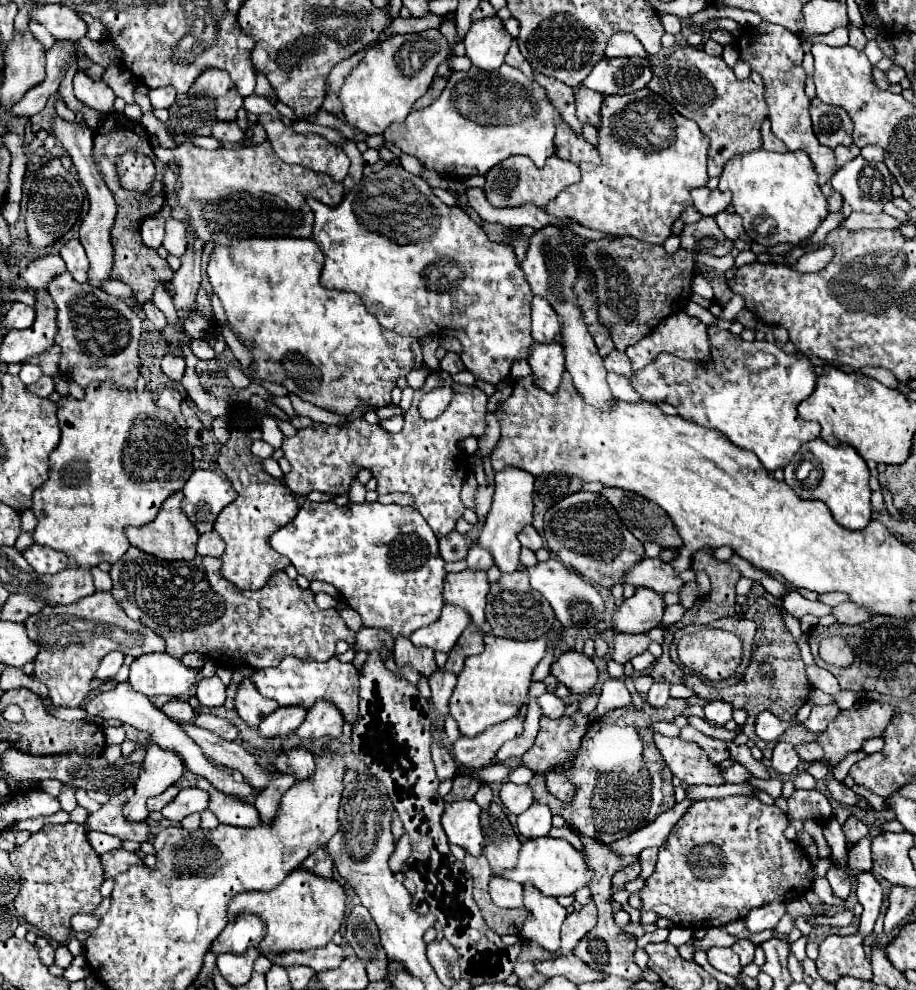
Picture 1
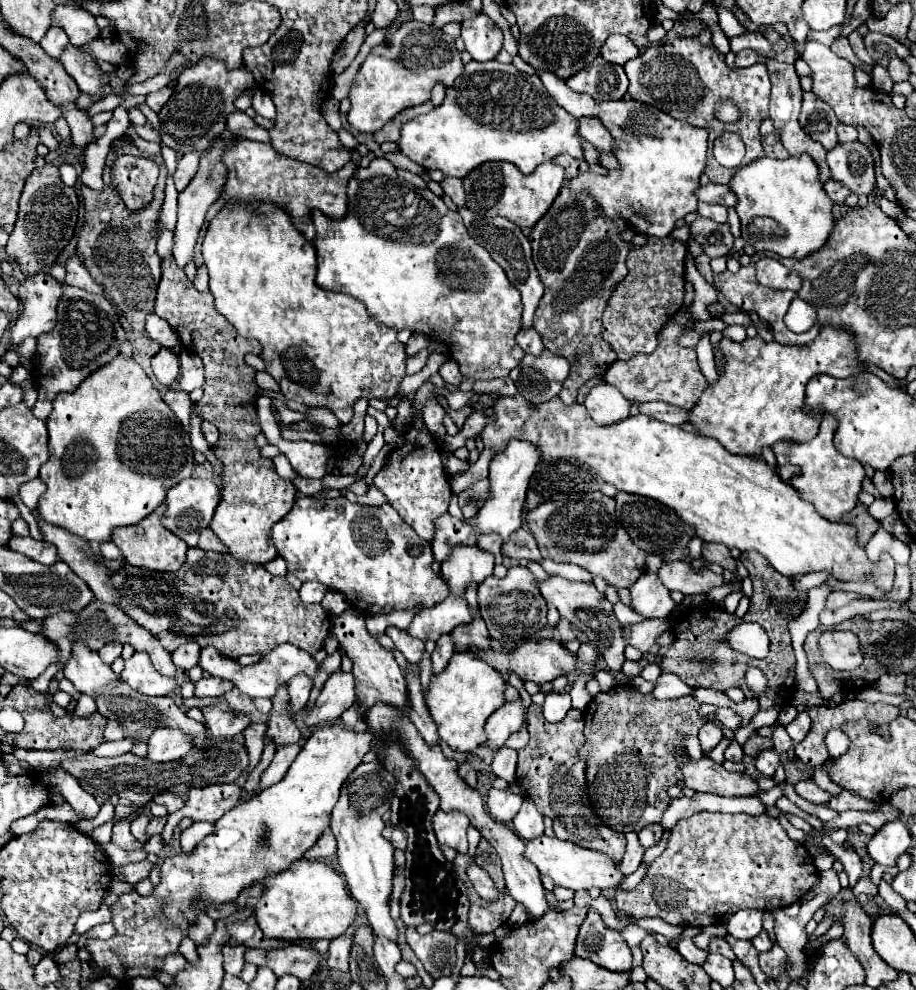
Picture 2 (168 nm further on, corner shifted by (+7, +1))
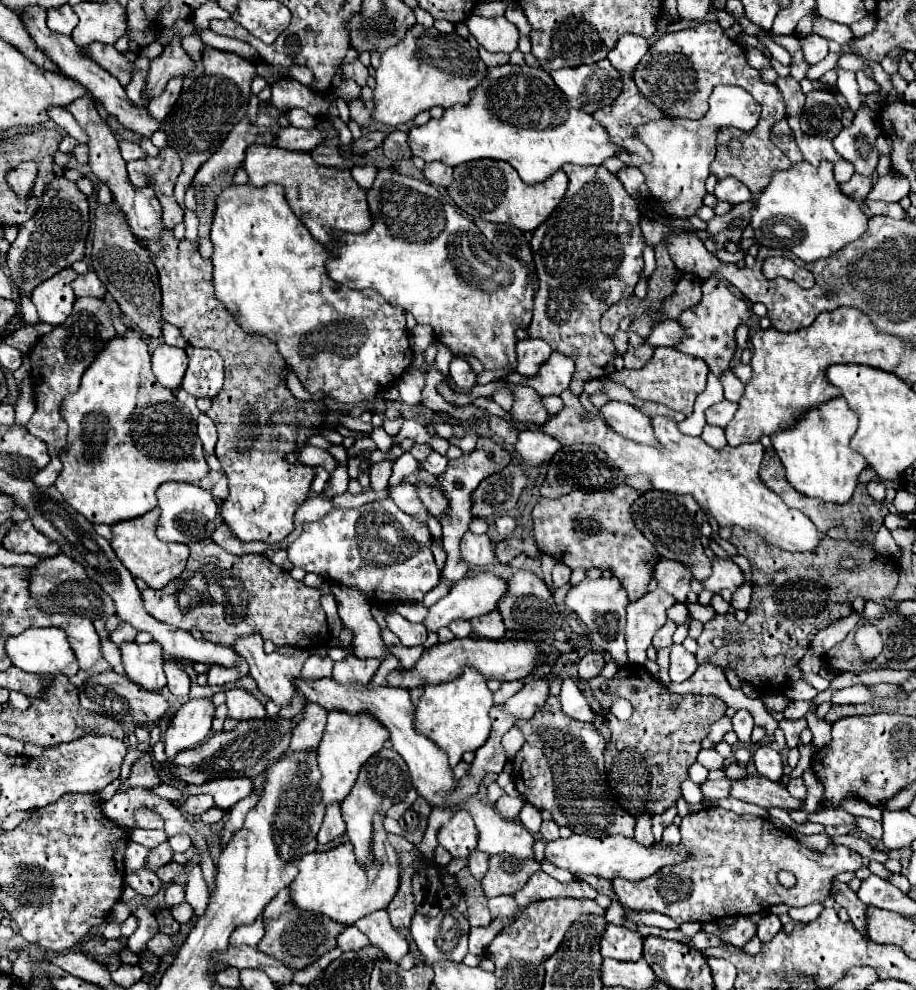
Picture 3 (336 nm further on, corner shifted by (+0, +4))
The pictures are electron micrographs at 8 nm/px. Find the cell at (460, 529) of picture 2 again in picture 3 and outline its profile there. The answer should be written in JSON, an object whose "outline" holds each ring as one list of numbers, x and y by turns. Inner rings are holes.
{"outline":[[418,484,418,492,420,492,420,496,426,500,426,508,428,508,428,512,430,512,434,518,442,520,444,516,448,516,450,504,448,504,448,500,446,500,446,496,444,496,442,492,438,492,436,488,424,486,424,484]]}

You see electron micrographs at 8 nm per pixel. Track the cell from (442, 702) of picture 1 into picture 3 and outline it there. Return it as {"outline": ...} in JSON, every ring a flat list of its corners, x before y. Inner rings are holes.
{"outline":[[456,620,456,622,452,622,448,628,454,632,456,638,466,638,466,636,470,636,470,632,472,632,472,626,470,626,468,620]]}

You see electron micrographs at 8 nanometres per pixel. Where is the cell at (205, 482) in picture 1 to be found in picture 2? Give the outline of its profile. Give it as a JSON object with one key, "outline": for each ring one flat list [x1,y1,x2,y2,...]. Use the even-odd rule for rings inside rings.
{"outline":[[183,479,181,483,173,485,169,491,167,491,167,509,165,509,165,515,163,515,163,527,167,527,167,531,175,533,179,539,183,539,189,547,197,547,197,541,199,541,199,533,209,527,211,523,211,517,213,517,213,511,215,507,219,505,219,489,213,481,209,479]]}

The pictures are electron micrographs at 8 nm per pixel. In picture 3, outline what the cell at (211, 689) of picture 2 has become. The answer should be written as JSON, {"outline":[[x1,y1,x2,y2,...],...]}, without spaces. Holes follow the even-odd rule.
{"outline":[[242,658,242,664,238,668,210,668,208,670,208,684,210,686,224,686,228,682,236,682,248,674,248,664]]}

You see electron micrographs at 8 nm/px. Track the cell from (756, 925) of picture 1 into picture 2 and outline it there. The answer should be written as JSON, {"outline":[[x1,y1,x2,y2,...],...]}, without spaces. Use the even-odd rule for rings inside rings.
{"outline":[[743,909,737,911,727,921,727,933,735,939,753,939,763,927,761,927,763,913,757,909]]}

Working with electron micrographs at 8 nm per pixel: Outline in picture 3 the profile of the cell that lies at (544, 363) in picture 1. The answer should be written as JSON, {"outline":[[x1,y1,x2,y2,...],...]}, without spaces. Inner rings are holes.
{"outline":[[552,352,552,356,540,364,538,374,534,376,520,376,518,372,512,372,504,378,494,382,508,382,510,384,520,384,520,386,530,386,534,388,540,396,550,396,550,394,560,394,568,388,570,380,574,374,574,360,566,354]]}

